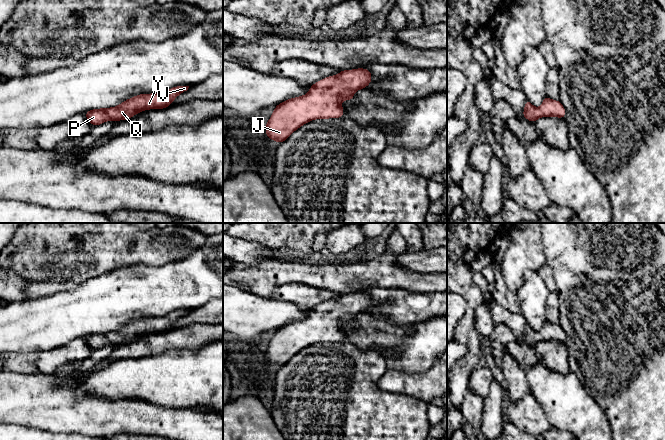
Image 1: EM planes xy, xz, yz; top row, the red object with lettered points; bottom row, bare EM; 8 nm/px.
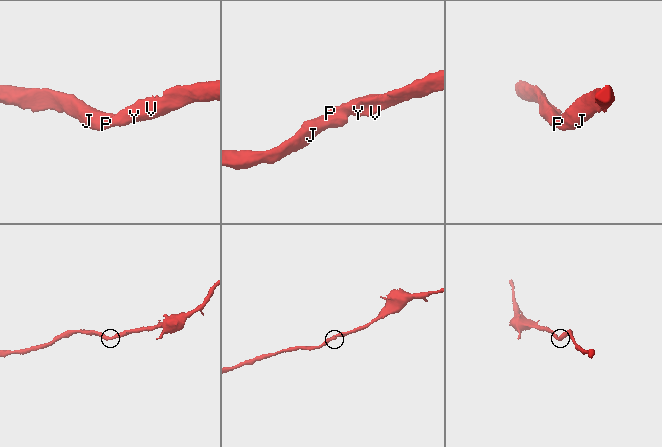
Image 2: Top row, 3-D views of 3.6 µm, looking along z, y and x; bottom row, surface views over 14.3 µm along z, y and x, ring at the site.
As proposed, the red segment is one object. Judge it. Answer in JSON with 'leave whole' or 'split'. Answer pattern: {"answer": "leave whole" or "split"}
{"answer": "leave whole"}

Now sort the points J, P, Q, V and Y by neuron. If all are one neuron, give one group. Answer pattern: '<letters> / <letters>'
J P Q V Y

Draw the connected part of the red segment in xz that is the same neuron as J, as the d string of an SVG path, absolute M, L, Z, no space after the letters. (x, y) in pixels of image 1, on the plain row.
M364 292L341 294L338 299L321 303L310 311L306 319L288 323L275 331L269 345L266 346L267 361L281 368L299 351L314 343L343 341L344 336L341 326L352 324L354 316L367 311L371 307L371 303L372 298Z

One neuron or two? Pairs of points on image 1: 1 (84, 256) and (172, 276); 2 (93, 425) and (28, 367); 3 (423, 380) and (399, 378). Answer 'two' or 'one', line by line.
1: two
2: two
3: one

